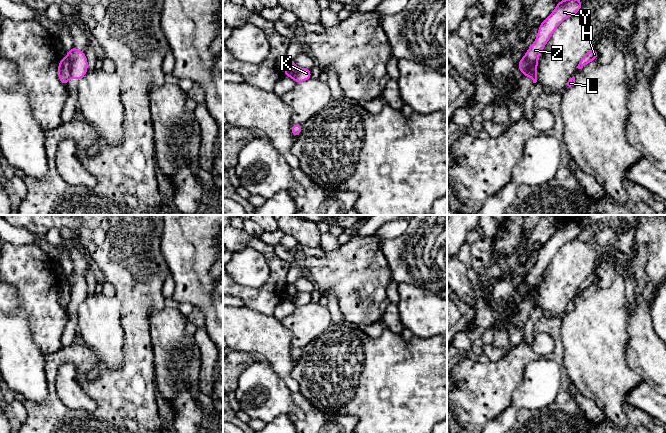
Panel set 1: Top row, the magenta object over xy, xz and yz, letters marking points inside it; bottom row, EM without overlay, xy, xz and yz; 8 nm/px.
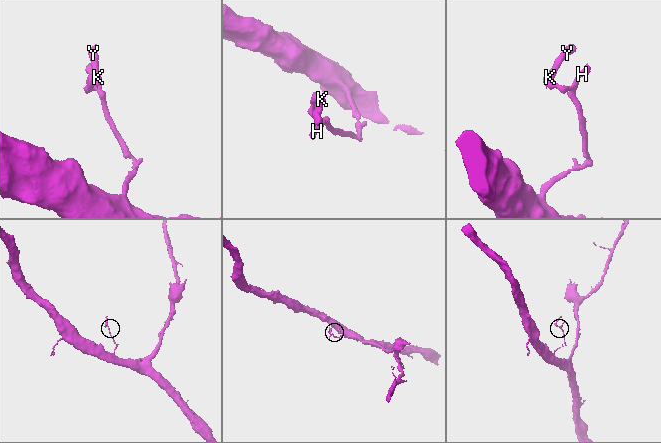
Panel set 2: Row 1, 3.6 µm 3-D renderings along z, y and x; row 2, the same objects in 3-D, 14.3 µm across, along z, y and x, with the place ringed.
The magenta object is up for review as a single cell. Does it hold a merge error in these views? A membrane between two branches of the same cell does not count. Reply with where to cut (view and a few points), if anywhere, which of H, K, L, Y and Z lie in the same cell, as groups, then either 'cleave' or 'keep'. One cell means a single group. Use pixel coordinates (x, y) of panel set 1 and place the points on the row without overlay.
cut in xy along (66, 280), (70, 284), (70, 300); H L / K Y Z; cleave

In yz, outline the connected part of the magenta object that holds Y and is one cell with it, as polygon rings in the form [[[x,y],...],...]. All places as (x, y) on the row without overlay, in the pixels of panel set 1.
[[[576,222],[559,225],[554,235],[541,247],[536,264],[525,277],[525,282],[528,285],[528,291],[525,296],[527,301],[532,300],[537,291],[539,279],[555,253],[563,244],[577,238],[581,230],[582,225]]]

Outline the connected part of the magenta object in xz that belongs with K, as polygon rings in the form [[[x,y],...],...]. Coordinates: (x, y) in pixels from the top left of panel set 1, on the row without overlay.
[[[298,292],[292,302],[296,307],[307,305],[311,302],[311,293]]]

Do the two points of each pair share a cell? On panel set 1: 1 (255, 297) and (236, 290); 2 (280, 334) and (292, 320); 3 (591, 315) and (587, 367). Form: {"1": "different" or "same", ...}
{"1": "same", "2": "different", "3": "same"}

